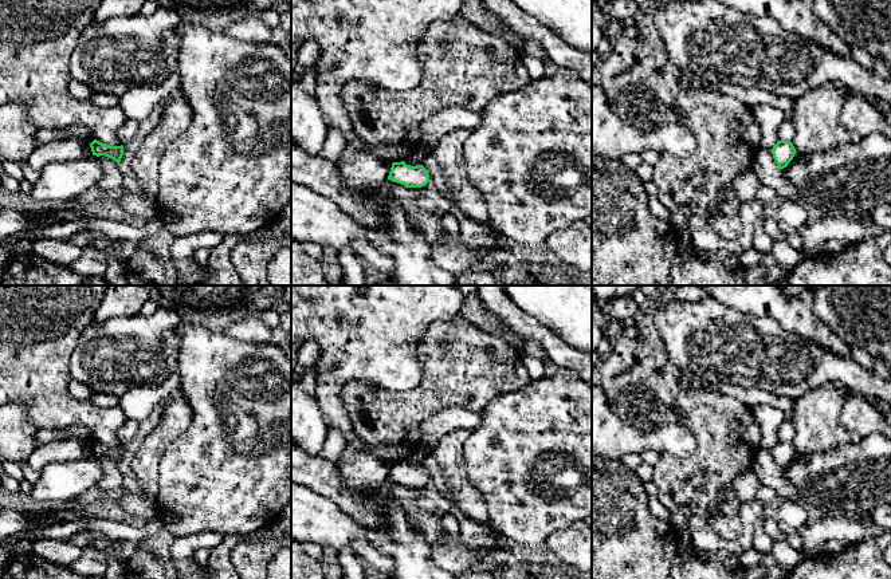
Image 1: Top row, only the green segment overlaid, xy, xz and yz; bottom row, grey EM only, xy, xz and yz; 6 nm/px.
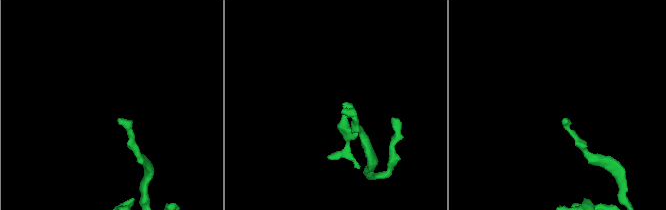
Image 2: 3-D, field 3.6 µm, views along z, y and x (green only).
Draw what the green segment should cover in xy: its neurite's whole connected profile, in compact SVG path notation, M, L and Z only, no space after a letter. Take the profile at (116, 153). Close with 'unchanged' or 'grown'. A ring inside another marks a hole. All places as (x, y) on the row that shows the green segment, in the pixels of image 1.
M94 139L91 143L90 143L90 147L91 147L91 151L93 151L93 155L105 155L105 157L109 157L111 159L114 159L118 165L121 162L121 158L123 155L123 146L107 146L97 139Z; unchanged

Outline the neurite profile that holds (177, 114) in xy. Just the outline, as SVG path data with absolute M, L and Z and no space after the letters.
M177 92L164 103L164 113L156 129L142 141L132 162L141 193L150 201L158 193L158 164L166 146L178 138L192 122L187 98Z

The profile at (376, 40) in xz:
M291 0L291 44L314 40L319 46L319 60L314 64L317 96L326 125L344 134L345 147L335 162L344 182L364 194L388 180L392 164L378 159L366 149L354 131L341 99L341 91L350 79L366 79L390 91L409 91L421 80L419 43L429 24L447 20L459 12L463 0Z

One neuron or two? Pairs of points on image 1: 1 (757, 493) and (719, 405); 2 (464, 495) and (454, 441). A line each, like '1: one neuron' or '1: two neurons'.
1: two neurons
2: one neuron

